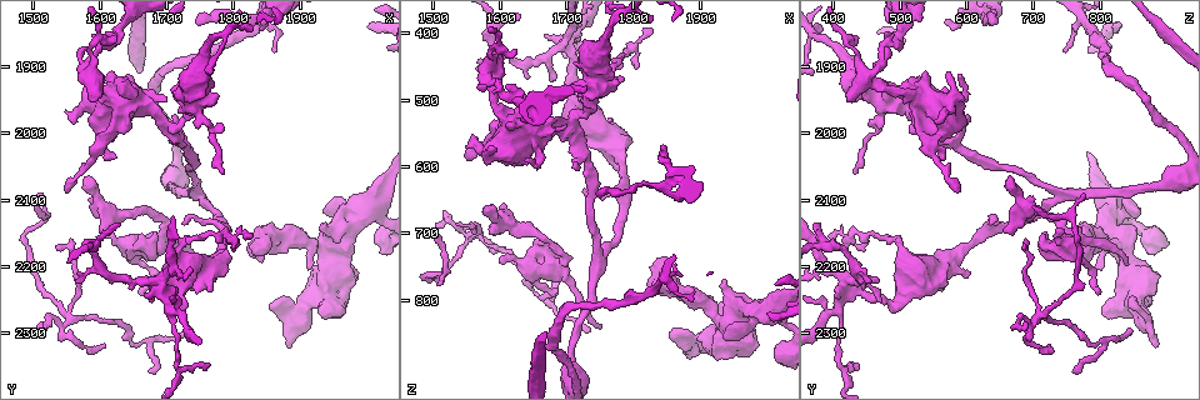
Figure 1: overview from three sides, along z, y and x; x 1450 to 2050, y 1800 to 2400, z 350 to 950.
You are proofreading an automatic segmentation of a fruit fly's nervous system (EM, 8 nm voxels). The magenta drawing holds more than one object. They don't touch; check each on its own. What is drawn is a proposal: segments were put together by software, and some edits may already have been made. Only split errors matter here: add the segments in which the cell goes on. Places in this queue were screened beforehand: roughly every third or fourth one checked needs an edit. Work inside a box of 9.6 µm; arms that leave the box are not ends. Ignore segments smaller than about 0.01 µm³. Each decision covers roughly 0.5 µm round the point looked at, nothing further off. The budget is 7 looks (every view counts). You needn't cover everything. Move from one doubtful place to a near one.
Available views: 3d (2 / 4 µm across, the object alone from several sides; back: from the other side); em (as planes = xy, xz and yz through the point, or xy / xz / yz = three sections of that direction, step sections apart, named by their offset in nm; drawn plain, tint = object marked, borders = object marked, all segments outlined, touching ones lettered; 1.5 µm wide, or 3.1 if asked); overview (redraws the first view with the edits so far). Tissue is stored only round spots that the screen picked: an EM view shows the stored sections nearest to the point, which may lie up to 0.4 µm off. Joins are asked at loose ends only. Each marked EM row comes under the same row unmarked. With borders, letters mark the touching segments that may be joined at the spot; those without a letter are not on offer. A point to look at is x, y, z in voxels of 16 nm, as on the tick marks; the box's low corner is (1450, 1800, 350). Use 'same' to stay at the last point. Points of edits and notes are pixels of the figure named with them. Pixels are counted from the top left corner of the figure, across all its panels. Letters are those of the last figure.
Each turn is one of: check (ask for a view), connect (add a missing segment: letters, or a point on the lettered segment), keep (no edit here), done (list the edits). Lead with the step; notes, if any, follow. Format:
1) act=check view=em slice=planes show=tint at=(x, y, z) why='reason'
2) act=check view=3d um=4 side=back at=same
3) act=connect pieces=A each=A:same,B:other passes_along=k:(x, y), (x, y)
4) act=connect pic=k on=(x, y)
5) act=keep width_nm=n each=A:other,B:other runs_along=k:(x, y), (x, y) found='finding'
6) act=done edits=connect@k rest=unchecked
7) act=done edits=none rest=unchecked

act=check view=em slice=planes show=tint at=(1750, 2200, 840) why='branch stops here'

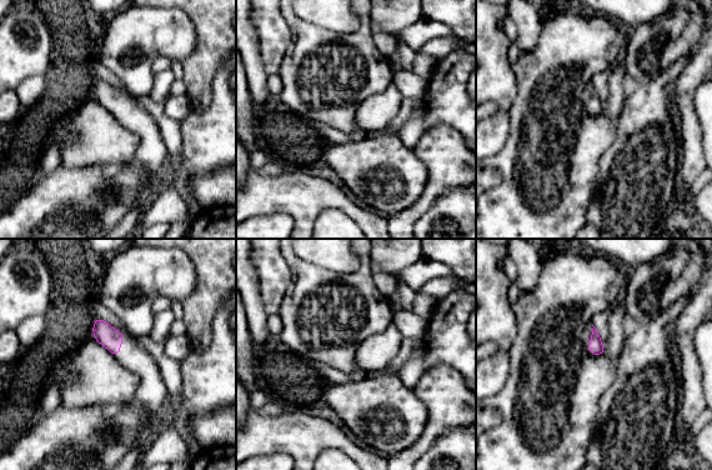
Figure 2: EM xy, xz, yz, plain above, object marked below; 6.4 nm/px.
act=check view=em slice=planes show=borders at=same why='see the neighbours'

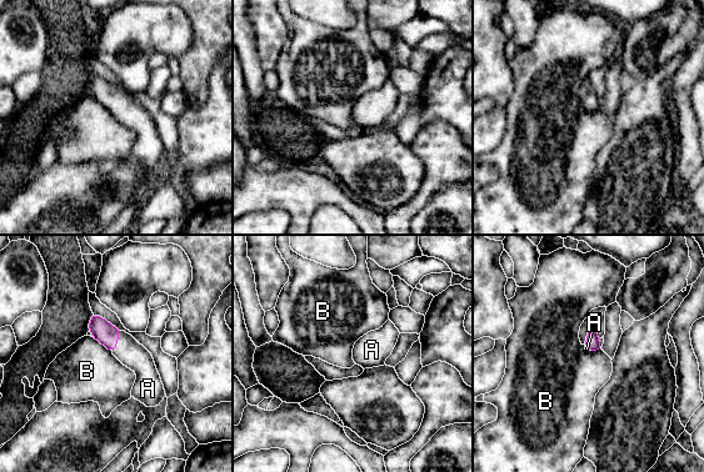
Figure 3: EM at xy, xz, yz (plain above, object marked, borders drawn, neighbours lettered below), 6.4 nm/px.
act=connect pieces=A width_nm=90 each=A:same,B:other found='the cell continues'

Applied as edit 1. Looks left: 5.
act=check view=3d um=2 at=(1575, 2065, 660)

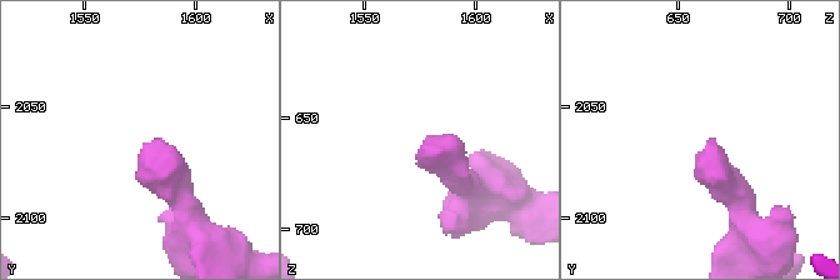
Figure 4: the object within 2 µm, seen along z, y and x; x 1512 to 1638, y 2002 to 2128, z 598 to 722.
act=check view=em slice=planes show=borders at=(1579, 2065, 663)

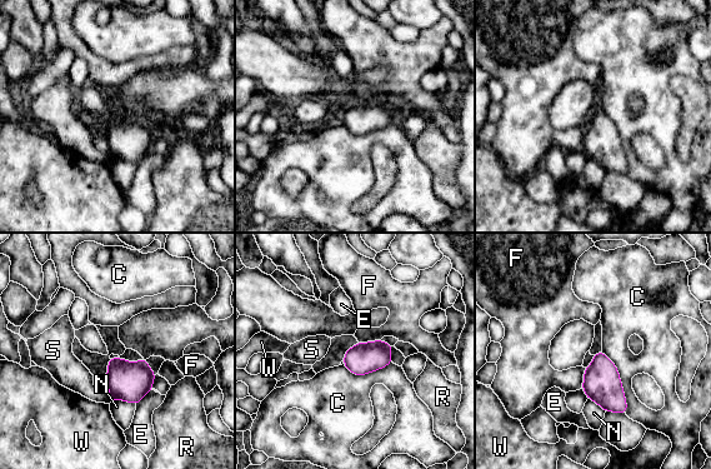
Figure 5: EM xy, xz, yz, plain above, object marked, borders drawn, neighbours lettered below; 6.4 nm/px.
act=keep width_nm=200 longest_contact=C:440nm each=C:other,E:other,F:other,N:other,R:other,S:other,W:other found='none of them fits'

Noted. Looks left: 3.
act=check view=em slice=planes show=borders at=(1585, 1950, 420) why='free end'

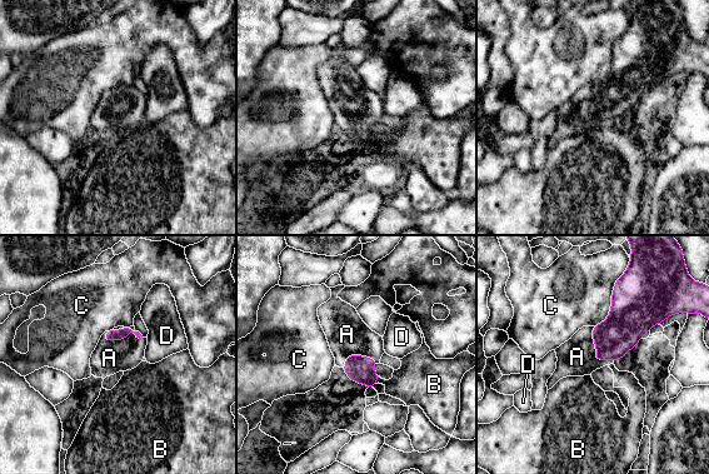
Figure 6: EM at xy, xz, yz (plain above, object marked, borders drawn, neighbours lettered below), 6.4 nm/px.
act=connect pieces=A each=A:same,B:other,C:other,D:other passes_along=6:(119, 334), (125, 335), (109, 358) found='the cell continues'

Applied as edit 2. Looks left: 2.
act=done edits=connect@3,connect@6 rest=unchecked

